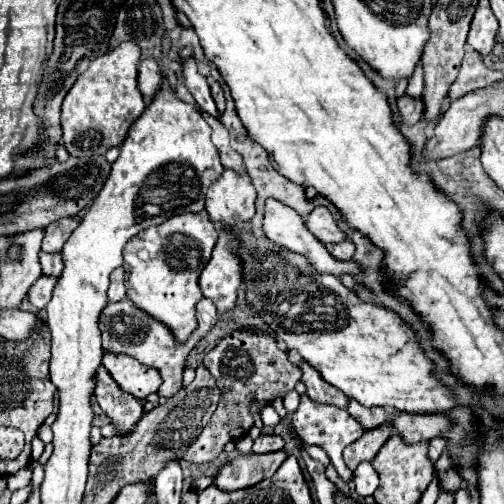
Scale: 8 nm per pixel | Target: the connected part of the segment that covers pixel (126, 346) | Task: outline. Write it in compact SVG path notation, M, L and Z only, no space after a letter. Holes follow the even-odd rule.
M124 298L120 302L108 302L106 310L100 316L102 348L104 348L104 352L112 352L112 354L128 354L128 356L136 358L140 364L144 364L148 368L156 368L162 376L158 396L160 398L172 398L180 390L182 370L186 366L186 356L198 344L198 340L204 338L214 328L216 314L218 312L216 312L216 306L212 304L212 300L202 298L196 304L196 318L198 318L196 332L192 332L192 336L188 338L186 344L180 344L180 342L176 342L176 338L172 336L172 332L168 330L166 324L160 324L158 320L152 320L152 316L146 316L144 310L140 310L132 304L132 300ZM172 374L180 374L180 376L172 376Z

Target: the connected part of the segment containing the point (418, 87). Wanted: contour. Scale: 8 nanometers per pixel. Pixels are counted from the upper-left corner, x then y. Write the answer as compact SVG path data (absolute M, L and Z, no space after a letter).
M418 62L418 64L416 64L416 68L414 68L414 74L410 76L410 82L408 82L406 94L414 96L414 98L420 98L420 96L422 96L422 88L424 88L424 76L422 76L422 62Z

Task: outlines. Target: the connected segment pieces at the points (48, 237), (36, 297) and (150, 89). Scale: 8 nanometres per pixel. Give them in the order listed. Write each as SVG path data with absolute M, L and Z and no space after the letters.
M60 218L56 222L52 222L48 228L46 228L46 234L44 234L44 242L42 242L42 250L44 252L60 252L62 246L66 244L66 240L70 238L70 234L78 228L78 220L74 218Z
M40 276L36 280L36 284L32 284L32 288L28 290L30 304L34 308L38 308L38 310L44 310L46 304L48 304L48 300L52 298L54 286L56 286L56 278L52 278L52 276Z
M154 58L140 60L140 66L138 66L138 88L144 94L144 98L152 98L158 92L160 80L162 80L162 72L160 72L158 62Z

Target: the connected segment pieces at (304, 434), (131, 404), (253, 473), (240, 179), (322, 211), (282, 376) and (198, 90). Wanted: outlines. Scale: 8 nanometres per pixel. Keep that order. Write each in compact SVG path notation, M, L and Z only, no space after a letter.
M304 394L304 396L300 396L300 406L298 406L298 410L294 412L294 416L292 416L292 426L294 426L296 434L300 436L300 440L302 440L304 444L316 444L316 446L324 448L324 452L328 454L330 462L336 466L336 470L338 470L338 474L340 474L340 478L342 478L344 482L350 482L350 480L352 480L352 470L348 470L348 466L344 464L344 460L342 460L342 450L344 450L348 444L352 444L354 440L358 440L358 438L364 434L364 430L362 430L362 426L360 426L346 410L340 410L340 408L336 408L336 406L316 404L316 402L312 402L312 400Z
M100 366L96 372L94 398L98 400L102 412L110 418L118 436L128 436L128 432L132 432L136 422L144 414L140 400L122 392L118 388L118 384L110 378L110 374L104 366Z
M284 450L270 454L240 454L218 470L214 484L224 492L250 488L260 480L270 478L286 460L286 456L288 454Z
M224 170L220 178L208 188L206 194L206 212L212 222L224 226L236 226L250 222L256 208L256 190L248 180L246 172Z
M318 206L318 208L312 210L312 214L306 218L306 228L310 228L310 232L312 232L322 244L342 242L342 240L344 240L344 234L336 228L334 216L332 216L324 206Z
M236 330L222 338L204 356L204 366L216 378L218 388L222 390L222 400L200 436L184 452L182 458L190 464L212 462L214 458L218 458L226 442L246 436L254 426L254 416L250 414L252 402L256 402L258 410L262 410L266 404L272 404L276 398L284 398L290 390L294 390L294 384L302 378L302 370L290 364L288 354L278 348L276 340L248 330Z
M194 58L182 60L182 74L184 74L184 80L186 80L186 88L194 96L196 104L200 106L200 110L206 112L212 118L220 118L220 114L216 110L216 104L212 100L212 94L210 94L210 86L208 86L206 78L202 74L198 74Z

